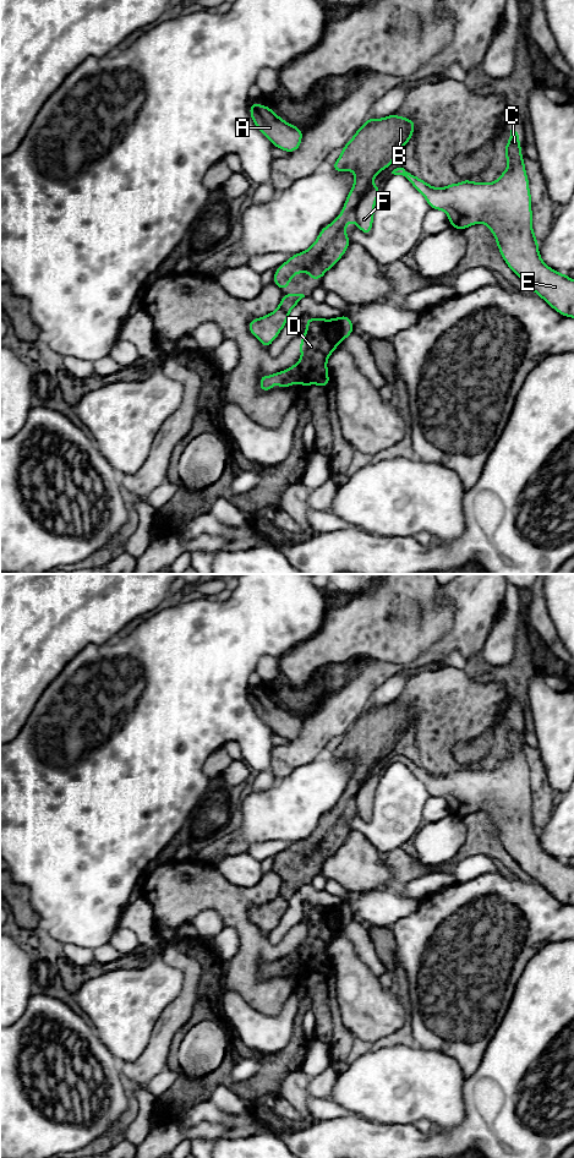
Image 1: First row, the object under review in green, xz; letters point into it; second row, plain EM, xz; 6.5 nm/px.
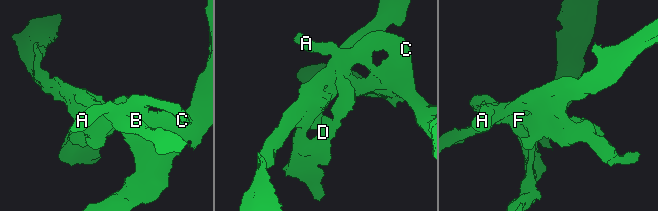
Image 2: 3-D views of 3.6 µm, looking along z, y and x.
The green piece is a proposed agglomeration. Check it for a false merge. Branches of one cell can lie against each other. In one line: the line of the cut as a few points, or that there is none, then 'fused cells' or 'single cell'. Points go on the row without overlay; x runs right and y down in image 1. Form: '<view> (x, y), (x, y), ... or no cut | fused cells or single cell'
xz (372, 773), (361, 785), (350, 807) | fused cells

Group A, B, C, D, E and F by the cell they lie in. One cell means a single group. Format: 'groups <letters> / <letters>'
groups A C E F / B D

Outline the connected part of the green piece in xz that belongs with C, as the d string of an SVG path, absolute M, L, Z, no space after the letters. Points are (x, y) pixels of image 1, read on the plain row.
M510 717L510 726L505 732L504 742L508 755L494 770L472 770L464 766L463 770L448 771L443 776L437 776L404 755L397 755L392 761L406 765L426 786L431 797L444 798L450 814L463 819L472 812L486 812L494 823L498 837L508 854L558 901L574 906L574 868L546 853L539 840L539 830L532 818L529 765L516 719Z

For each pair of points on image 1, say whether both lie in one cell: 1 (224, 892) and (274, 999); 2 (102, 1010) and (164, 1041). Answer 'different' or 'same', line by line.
1: same
2: different

